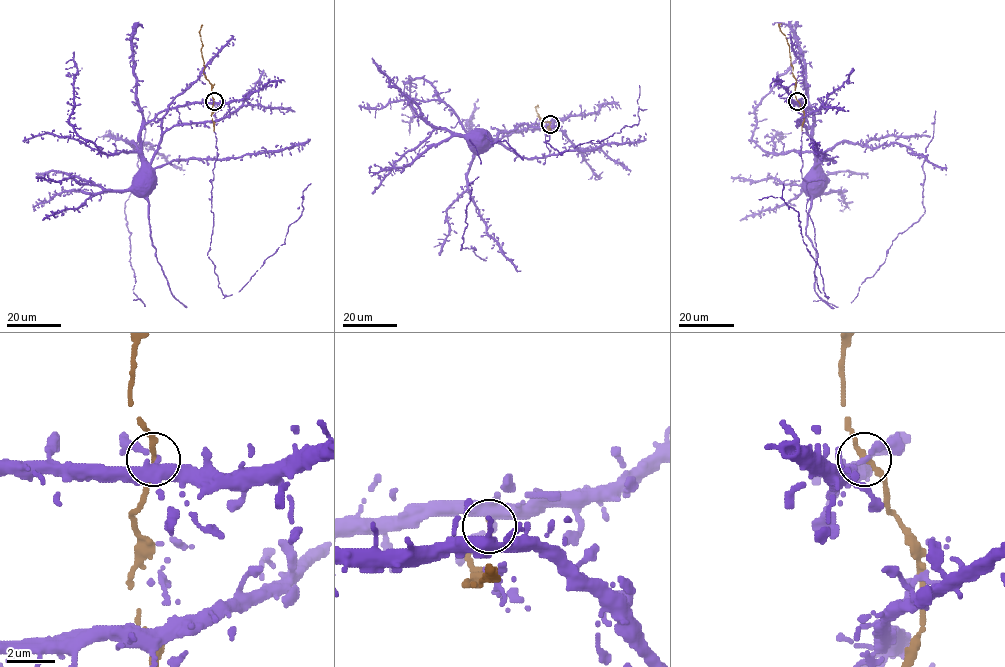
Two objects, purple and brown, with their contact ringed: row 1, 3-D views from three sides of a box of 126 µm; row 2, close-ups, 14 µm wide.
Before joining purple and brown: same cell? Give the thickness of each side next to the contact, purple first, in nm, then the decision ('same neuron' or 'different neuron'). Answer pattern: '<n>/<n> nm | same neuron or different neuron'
280/220 nm | same neuron

